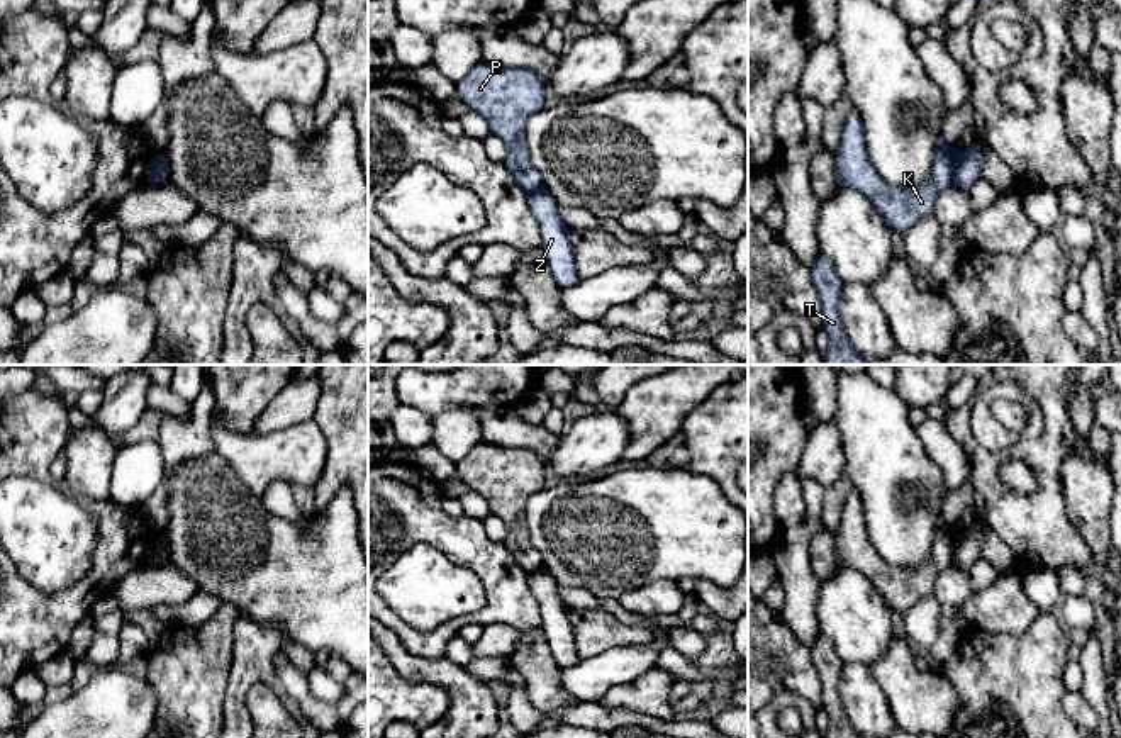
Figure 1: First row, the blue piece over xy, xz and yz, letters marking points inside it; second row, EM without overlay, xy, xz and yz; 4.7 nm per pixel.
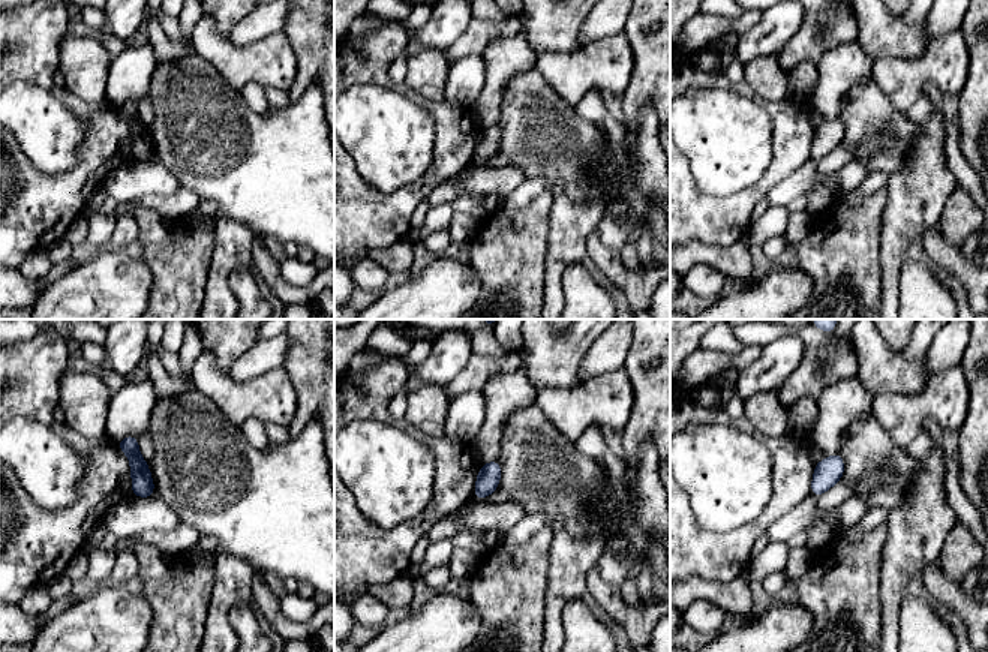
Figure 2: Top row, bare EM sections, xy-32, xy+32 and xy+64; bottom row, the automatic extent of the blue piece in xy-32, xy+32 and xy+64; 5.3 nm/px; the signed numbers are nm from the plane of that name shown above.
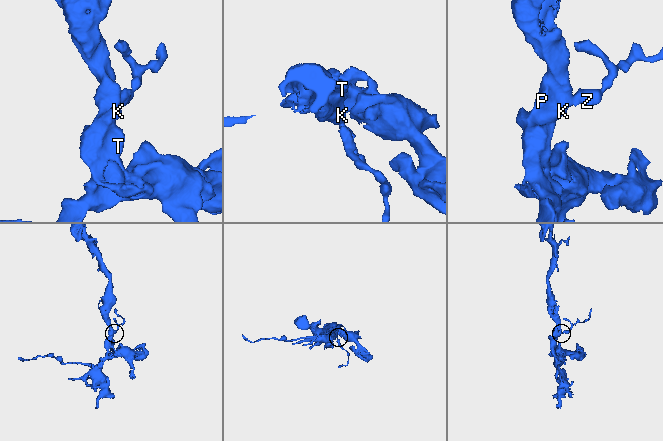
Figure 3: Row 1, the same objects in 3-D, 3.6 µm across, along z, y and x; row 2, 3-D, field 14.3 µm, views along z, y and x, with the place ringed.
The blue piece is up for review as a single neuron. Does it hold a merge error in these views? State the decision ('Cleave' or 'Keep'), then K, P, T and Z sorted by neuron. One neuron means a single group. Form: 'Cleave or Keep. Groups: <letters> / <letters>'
Cleave. Groups: K P T / Z

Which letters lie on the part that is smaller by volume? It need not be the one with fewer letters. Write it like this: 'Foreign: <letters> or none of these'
Foreign: Z

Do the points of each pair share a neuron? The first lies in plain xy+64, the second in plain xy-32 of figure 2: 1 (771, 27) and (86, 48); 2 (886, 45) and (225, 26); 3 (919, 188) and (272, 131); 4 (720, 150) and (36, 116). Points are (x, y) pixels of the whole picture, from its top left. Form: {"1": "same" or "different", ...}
{"1": "different", "2": "same", "3": "different", "4": "same"}

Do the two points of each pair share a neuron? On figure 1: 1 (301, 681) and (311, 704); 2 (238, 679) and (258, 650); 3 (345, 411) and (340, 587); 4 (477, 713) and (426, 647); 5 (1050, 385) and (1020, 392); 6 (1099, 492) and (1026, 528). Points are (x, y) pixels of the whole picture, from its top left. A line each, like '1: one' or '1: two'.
1: one
2: one
3: two
4: two
5: two
6: two

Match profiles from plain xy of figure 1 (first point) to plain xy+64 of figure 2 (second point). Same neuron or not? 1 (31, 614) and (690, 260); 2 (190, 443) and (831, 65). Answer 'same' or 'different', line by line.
1: different
2: same

